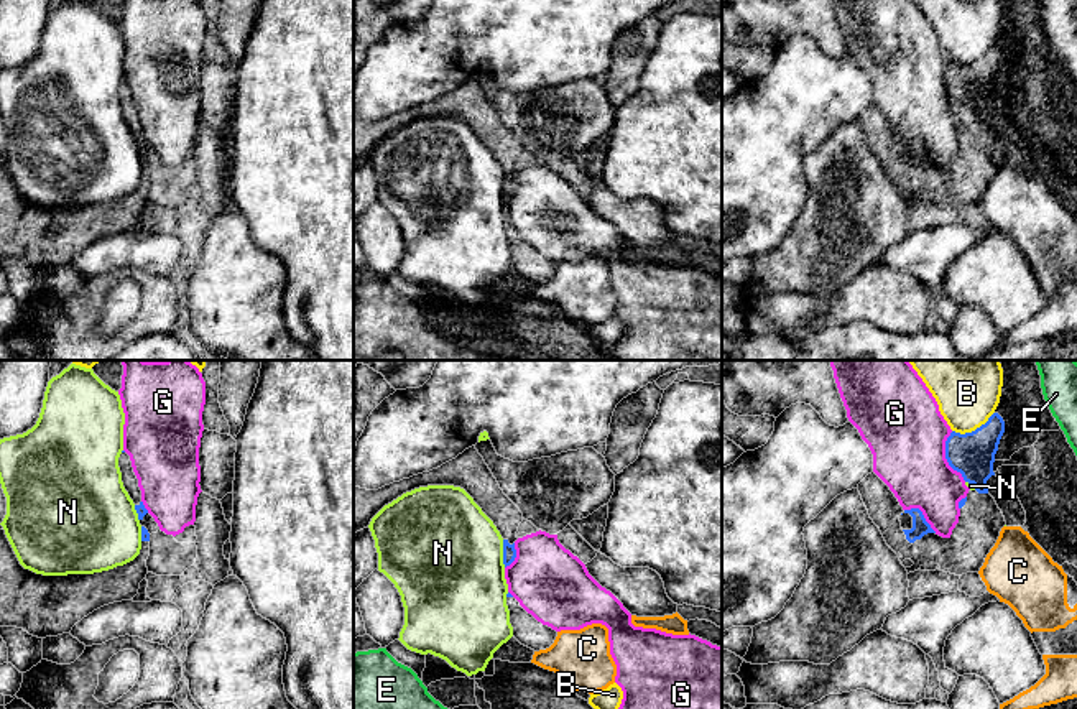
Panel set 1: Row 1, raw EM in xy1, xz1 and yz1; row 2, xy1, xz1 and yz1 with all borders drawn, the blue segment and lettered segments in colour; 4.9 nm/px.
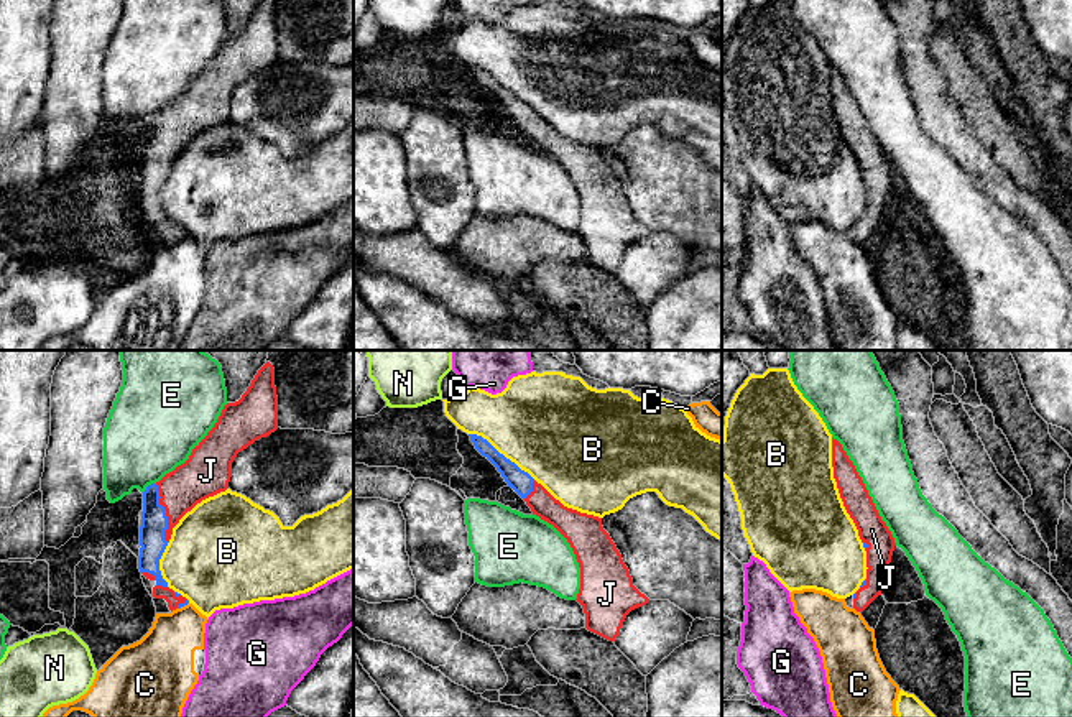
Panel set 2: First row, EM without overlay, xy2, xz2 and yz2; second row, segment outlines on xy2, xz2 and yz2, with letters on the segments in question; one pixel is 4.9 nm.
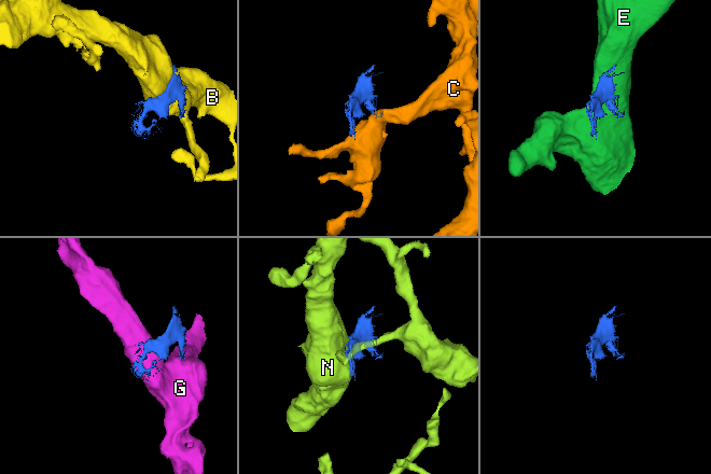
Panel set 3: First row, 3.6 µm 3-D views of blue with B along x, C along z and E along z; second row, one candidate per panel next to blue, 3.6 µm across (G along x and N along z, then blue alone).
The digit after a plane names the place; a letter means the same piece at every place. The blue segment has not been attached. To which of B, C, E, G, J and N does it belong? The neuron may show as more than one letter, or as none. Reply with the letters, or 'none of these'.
J

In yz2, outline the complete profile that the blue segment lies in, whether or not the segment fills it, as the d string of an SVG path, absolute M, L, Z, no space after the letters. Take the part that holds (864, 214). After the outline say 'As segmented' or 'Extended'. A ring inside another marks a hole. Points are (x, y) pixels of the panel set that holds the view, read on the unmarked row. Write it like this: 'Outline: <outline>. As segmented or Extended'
Outline: M832 69L834 110L843 138L853 151L866 183L866 210L853 225L853 240L863 243L881 227L883 209L894 183L894 169L881 151L868 122L842 76Z. Extended

